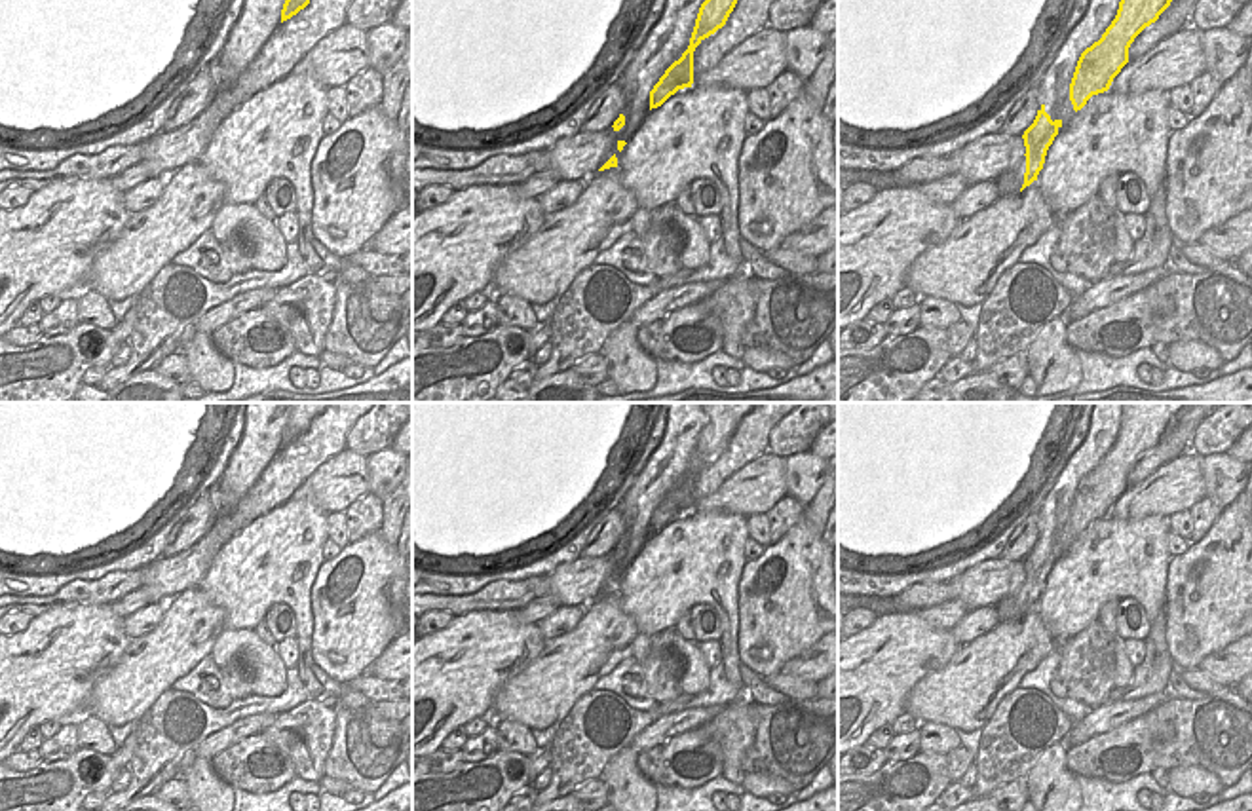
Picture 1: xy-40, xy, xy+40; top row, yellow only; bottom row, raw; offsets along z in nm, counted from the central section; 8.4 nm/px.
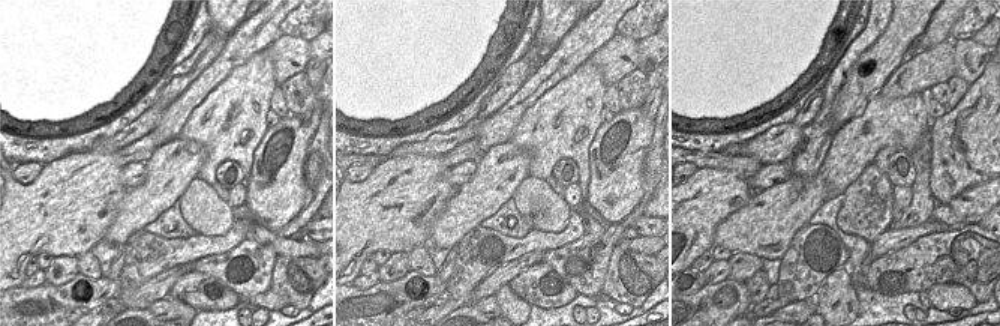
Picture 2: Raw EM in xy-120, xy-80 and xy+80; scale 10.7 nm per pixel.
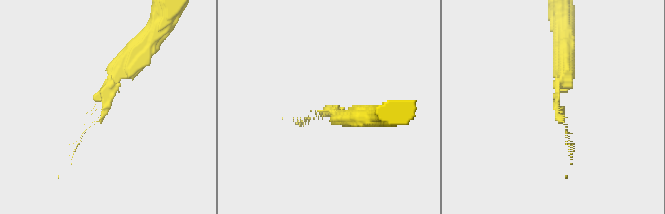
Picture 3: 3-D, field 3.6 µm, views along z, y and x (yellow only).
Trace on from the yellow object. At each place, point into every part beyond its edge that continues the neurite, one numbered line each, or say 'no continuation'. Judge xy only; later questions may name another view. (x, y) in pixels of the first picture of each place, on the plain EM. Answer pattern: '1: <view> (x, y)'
no continuation

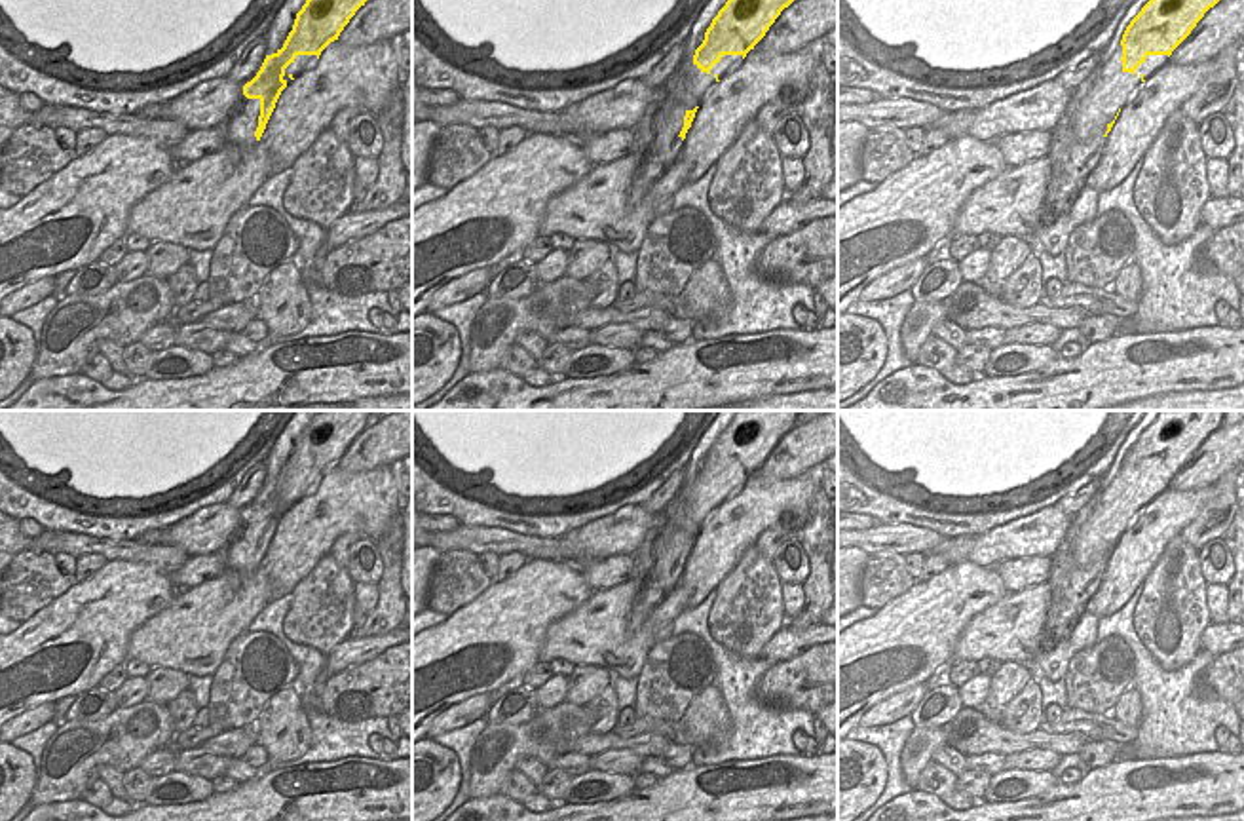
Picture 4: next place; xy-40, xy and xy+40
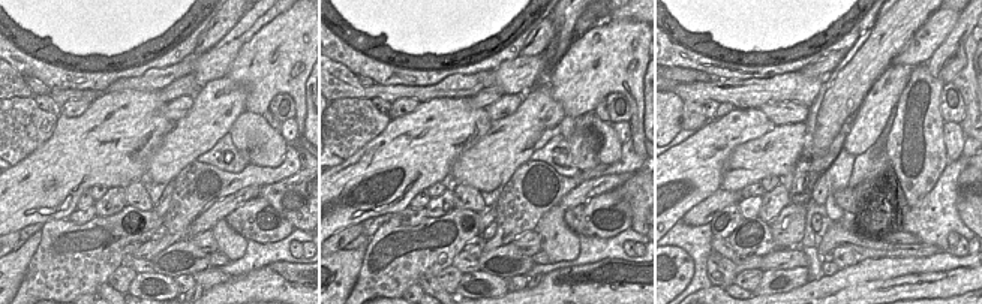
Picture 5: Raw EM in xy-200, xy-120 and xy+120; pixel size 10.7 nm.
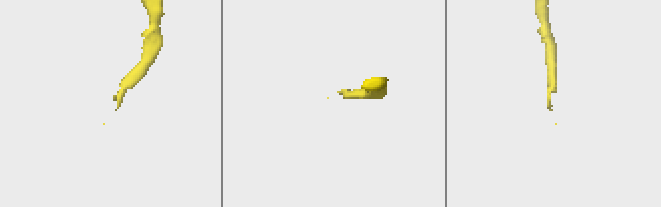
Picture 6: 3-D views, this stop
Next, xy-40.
1: xy-40 (302, 489)

